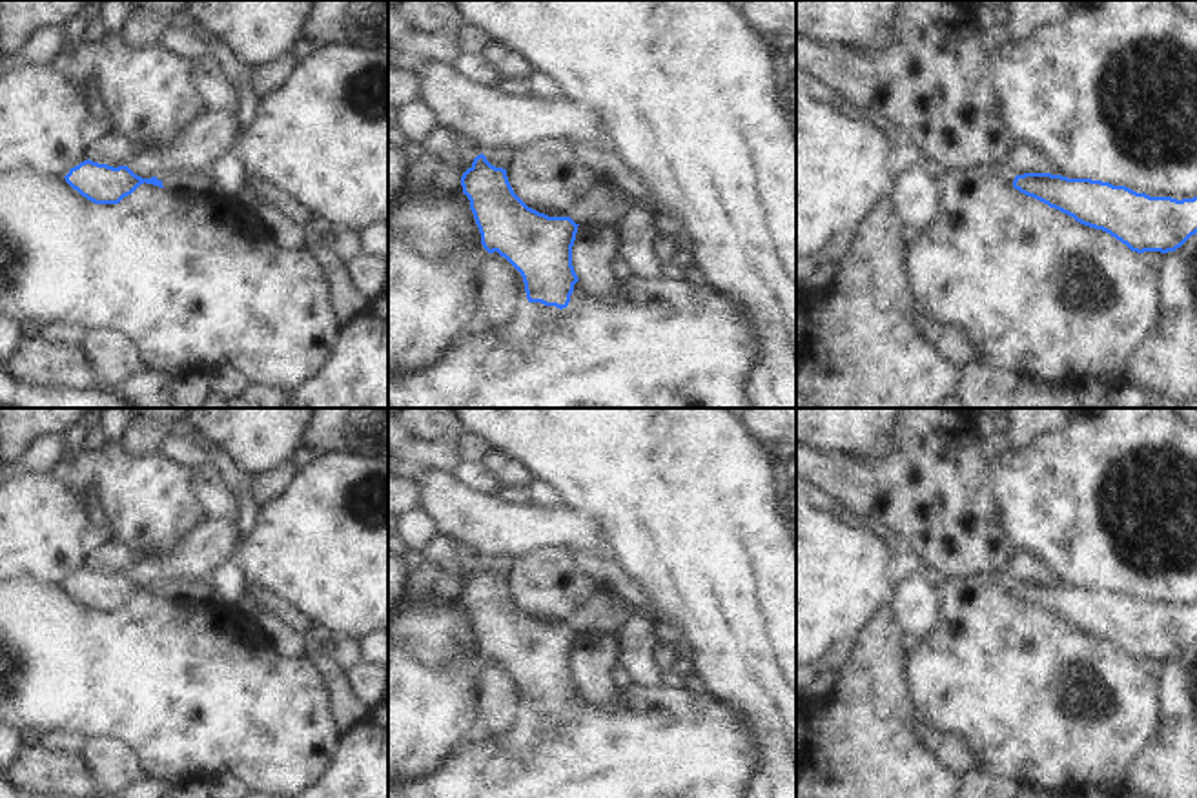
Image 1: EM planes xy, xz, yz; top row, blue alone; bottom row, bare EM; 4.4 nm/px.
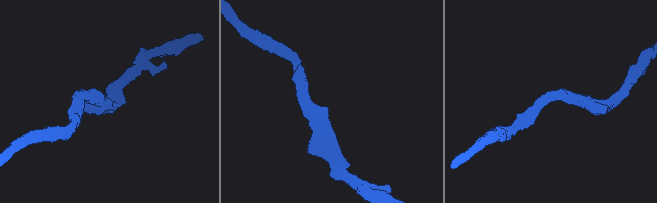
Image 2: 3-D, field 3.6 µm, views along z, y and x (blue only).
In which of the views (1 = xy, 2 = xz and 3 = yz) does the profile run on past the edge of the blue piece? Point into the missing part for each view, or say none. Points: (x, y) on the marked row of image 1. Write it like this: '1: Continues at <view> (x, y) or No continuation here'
1: Continues at xy (186, 181)
2: Continues at xz (603, 203)
3: Continues at yz (1002, 168)

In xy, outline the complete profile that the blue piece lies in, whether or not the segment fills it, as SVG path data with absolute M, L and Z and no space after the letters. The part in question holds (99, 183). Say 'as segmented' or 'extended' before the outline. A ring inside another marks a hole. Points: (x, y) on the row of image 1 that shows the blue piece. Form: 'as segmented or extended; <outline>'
extended; M89 159L71 168L64 179L73 189L95 204L118 204L144 182L184 193L222 195L211 175L204 171L166 169L151 179L142 179L128 166L113 168Z

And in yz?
extended; M1008 159L989 166L1020 193L1102 230L1131 251L1175 251L1197 233L1197 197L1150 197L1126 186L1051 173L1015 175Z

